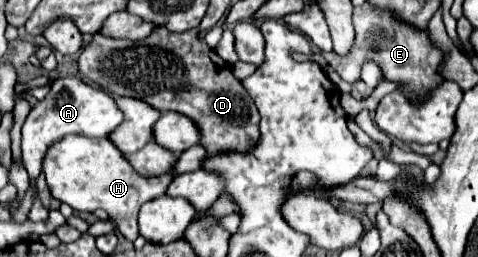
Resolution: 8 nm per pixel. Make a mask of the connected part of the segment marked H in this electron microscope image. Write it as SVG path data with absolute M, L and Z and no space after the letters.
M65 136L53 144L43 160L43 172L51 194L69 204L77 212L92 213L103 209L115 222L117 230L127 238L135 240L139 236L137 212L139 208L159 196L165 196L171 182L169 174L163 176L141 176L127 162L125 154L113 146L109 138L85 138L85 136Z

